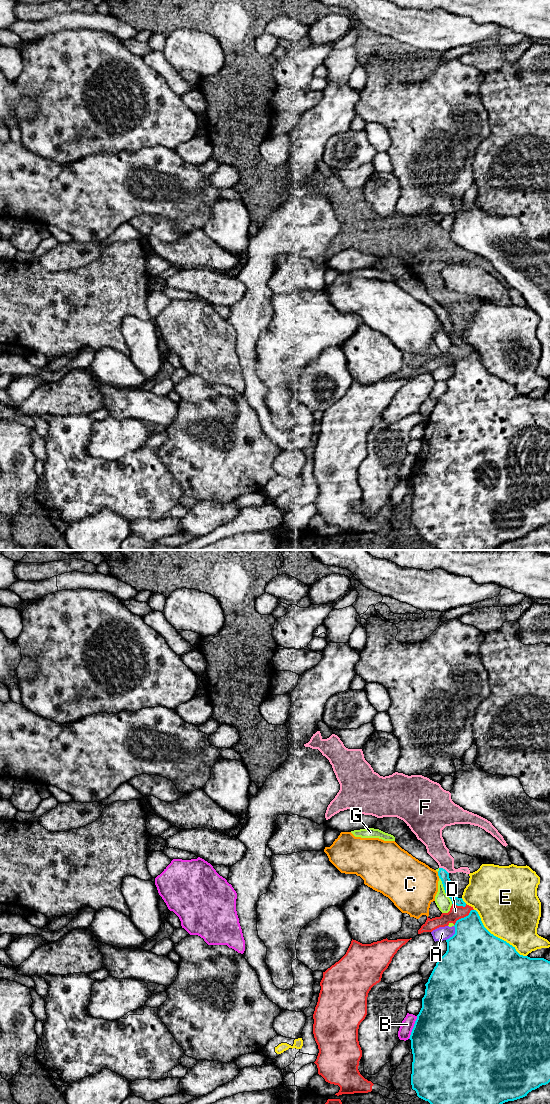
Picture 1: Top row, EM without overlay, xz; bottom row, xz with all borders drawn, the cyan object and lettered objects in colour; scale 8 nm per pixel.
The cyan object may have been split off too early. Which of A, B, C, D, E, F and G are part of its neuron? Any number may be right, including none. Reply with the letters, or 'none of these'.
none of these

